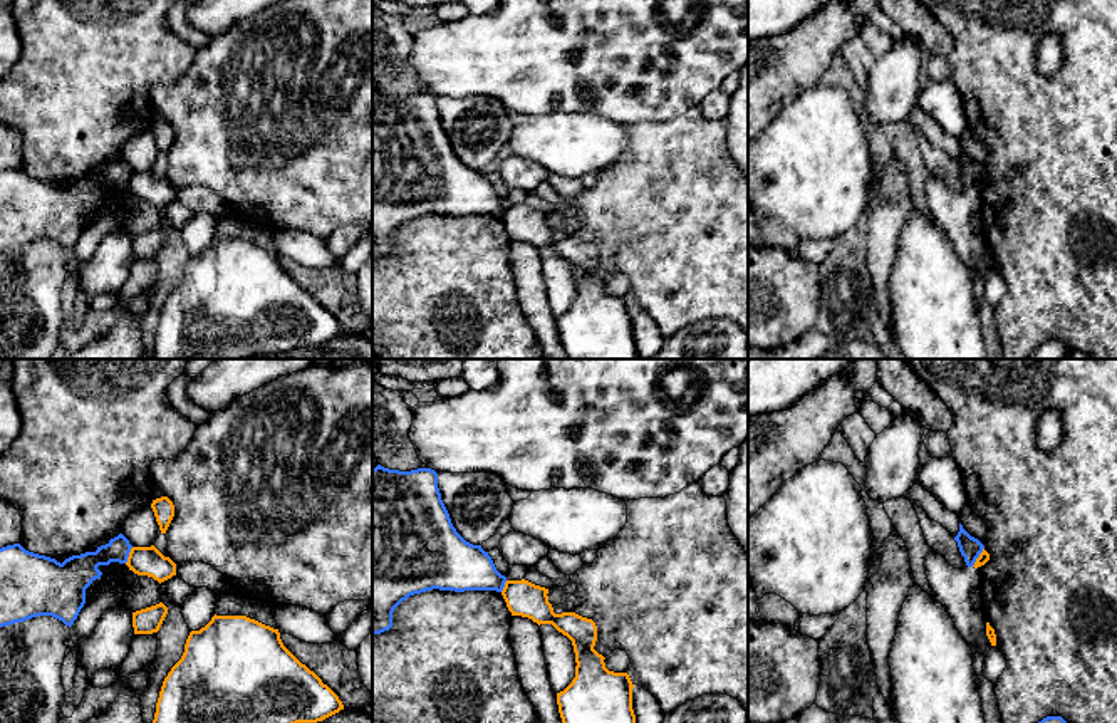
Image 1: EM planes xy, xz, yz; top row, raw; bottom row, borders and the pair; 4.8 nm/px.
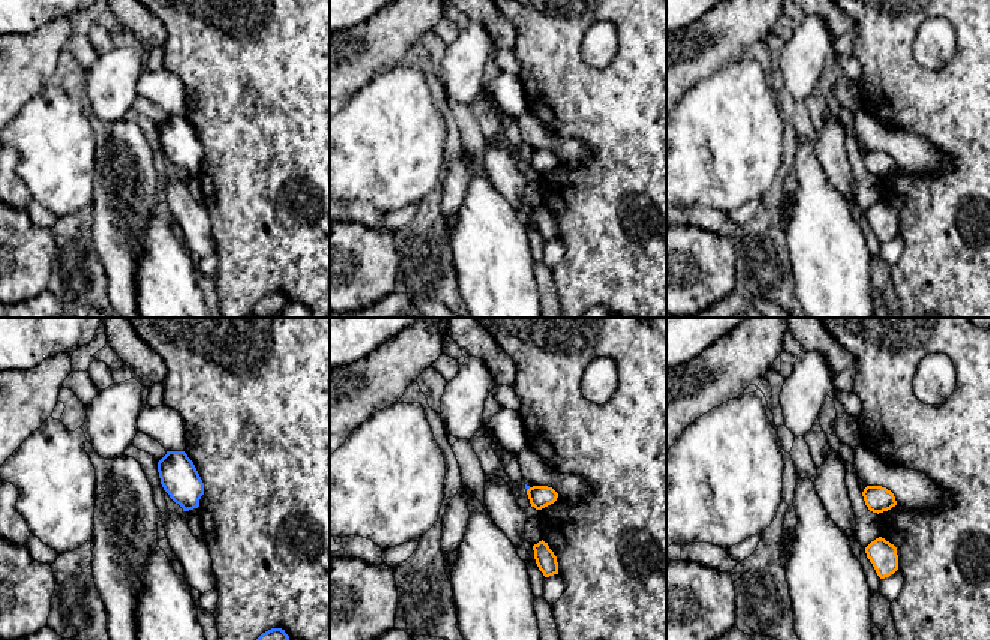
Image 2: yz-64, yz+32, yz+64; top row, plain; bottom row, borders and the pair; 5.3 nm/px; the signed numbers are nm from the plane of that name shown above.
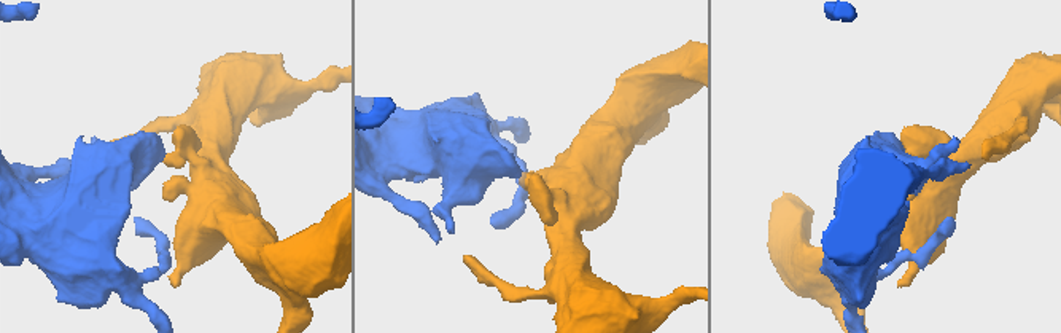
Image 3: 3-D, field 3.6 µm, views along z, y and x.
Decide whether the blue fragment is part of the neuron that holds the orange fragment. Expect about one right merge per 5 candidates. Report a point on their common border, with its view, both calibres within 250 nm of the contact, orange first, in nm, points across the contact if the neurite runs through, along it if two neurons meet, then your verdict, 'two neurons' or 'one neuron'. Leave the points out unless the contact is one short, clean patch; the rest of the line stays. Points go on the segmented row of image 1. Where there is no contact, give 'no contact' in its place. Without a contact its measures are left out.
meets orange in yz at (978, 557); 50 nm thick on the orange side, 110 nm on the other; border along yz (983, 547), (971, 566); two neurons

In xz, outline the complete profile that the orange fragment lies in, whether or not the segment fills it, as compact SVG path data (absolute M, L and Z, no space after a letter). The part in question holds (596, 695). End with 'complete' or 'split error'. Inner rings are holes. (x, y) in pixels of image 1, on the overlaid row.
M525 579L507 580L501 596L512 616L552 624L572 641L575 678L560 693L557 705L562 723L636 723L632 710L632 681L627 673L605 668L604 656L594 646L597 626L575 612L555 614L548 602L548 589Z; complete

